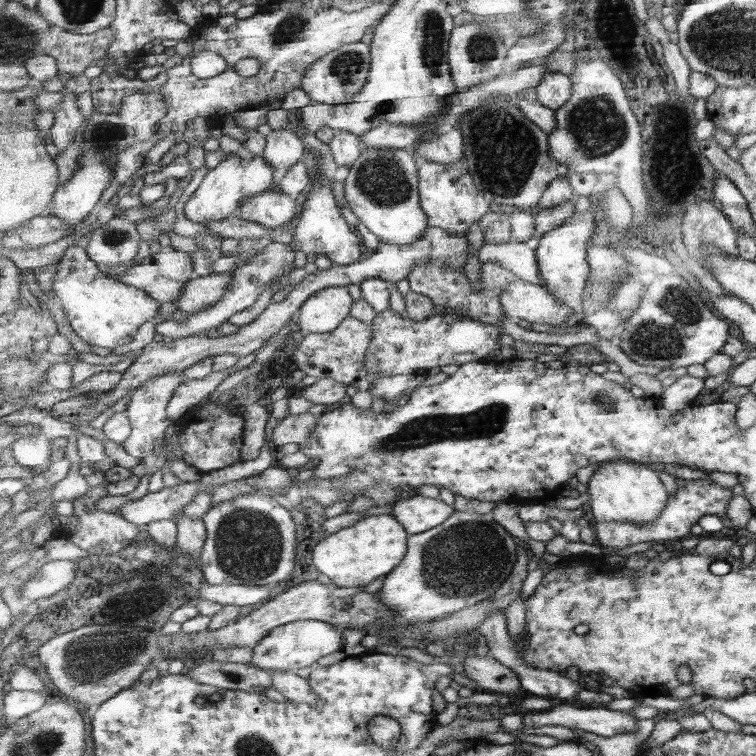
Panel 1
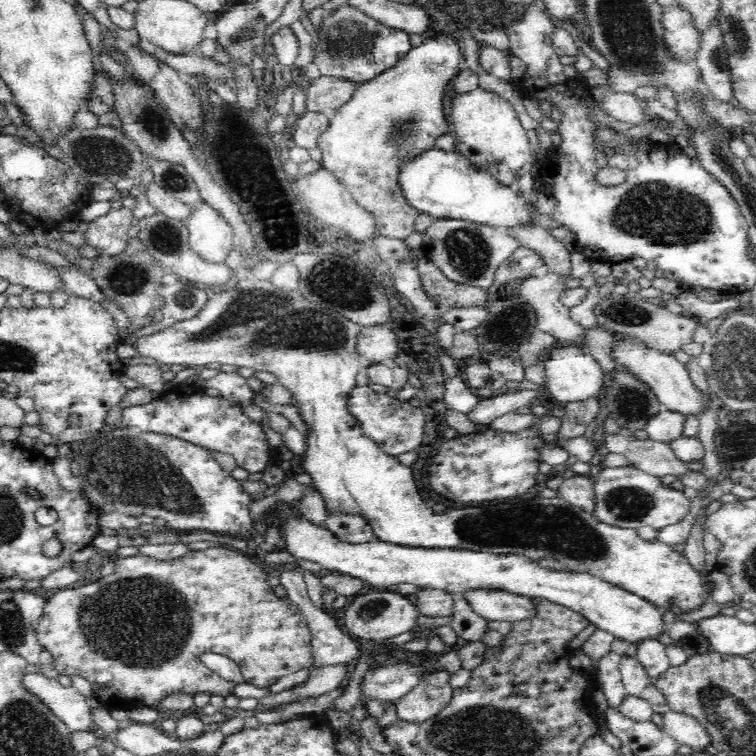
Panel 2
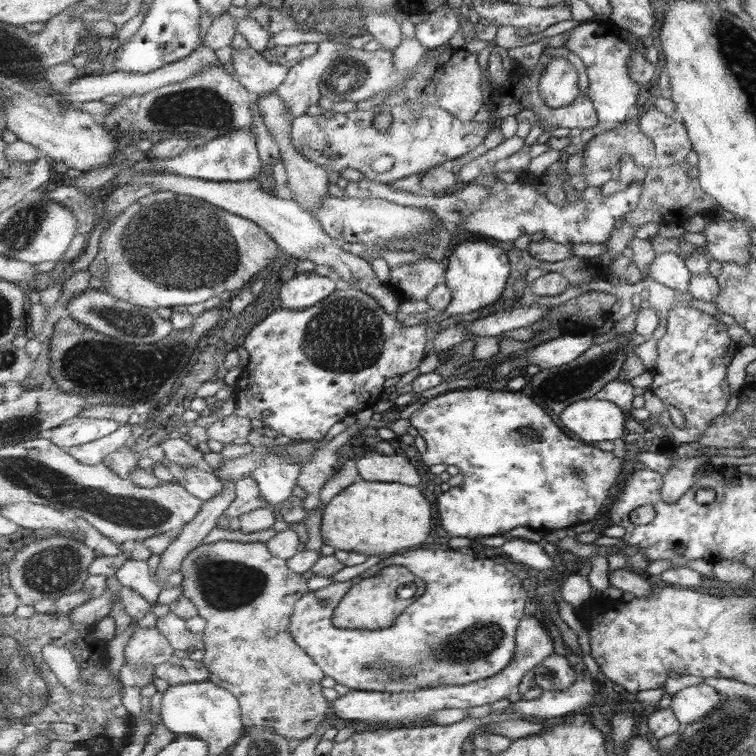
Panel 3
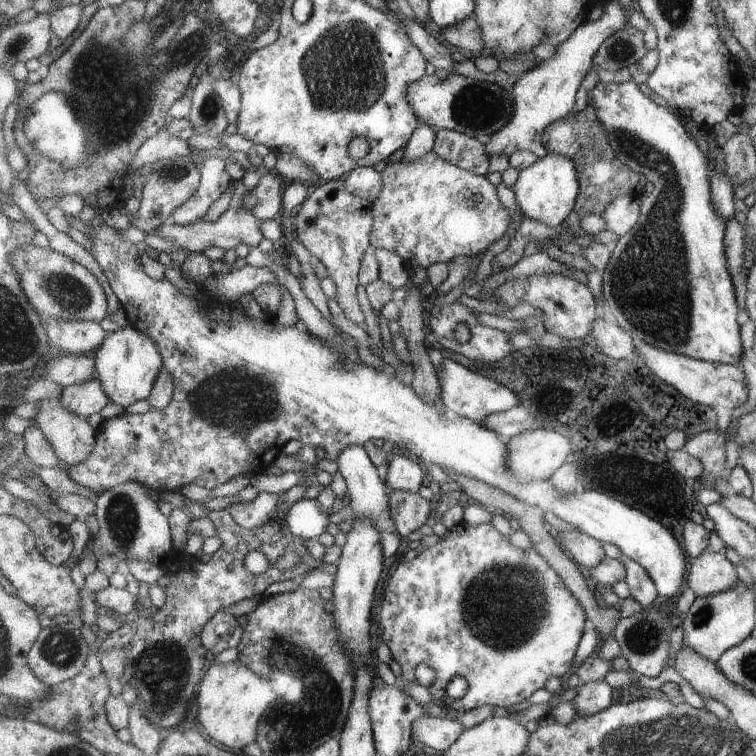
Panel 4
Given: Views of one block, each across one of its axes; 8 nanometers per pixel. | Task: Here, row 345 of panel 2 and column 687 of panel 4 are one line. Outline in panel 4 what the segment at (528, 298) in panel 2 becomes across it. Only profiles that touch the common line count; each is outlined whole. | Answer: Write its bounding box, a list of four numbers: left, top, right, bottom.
[687,550,739,597]

